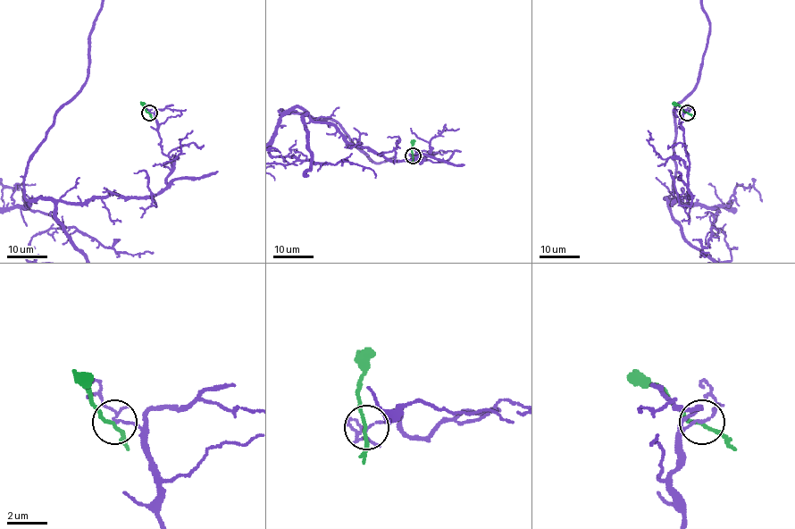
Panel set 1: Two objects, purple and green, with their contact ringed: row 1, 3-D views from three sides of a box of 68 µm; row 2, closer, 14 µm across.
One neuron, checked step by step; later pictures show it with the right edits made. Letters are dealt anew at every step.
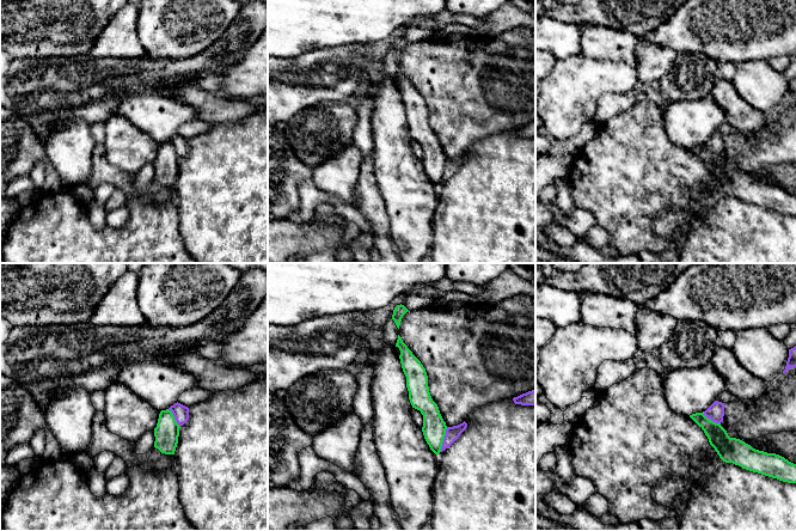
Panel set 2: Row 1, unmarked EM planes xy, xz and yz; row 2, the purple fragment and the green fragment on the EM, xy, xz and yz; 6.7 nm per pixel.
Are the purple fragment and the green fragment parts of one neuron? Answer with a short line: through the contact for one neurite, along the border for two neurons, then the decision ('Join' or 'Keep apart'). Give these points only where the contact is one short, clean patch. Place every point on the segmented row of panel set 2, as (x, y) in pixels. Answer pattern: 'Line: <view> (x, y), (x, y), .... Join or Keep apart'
Line: xz (447, 427), (439, 451). Keep apart

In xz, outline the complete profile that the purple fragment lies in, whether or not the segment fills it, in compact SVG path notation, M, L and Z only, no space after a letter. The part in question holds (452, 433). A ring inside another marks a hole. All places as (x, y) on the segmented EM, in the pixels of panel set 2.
M465 421L458 426L447 427L446 435L440 452L448 448L460 437L460 434L466 429L466 427L467 423Z

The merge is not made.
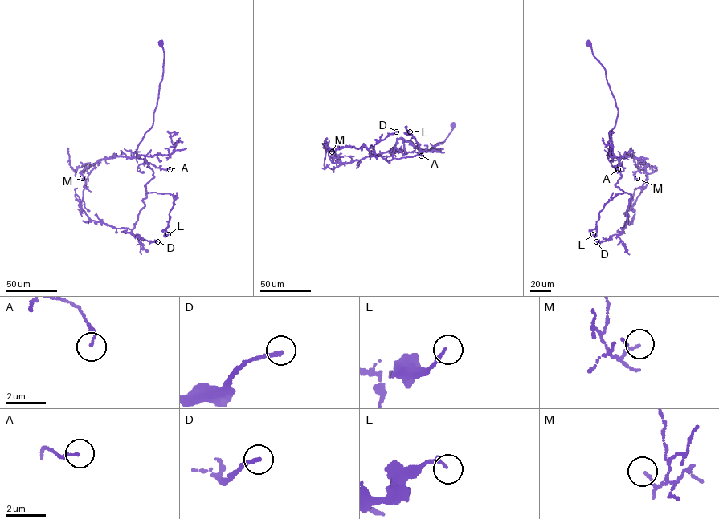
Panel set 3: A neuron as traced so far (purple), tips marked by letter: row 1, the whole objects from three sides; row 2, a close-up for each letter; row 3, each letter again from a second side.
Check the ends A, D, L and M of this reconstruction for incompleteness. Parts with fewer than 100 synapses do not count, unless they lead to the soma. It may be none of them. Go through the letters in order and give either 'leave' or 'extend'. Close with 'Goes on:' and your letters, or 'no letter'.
A: leave
D: leave
L: leave
M: leave
Goes on: no letter

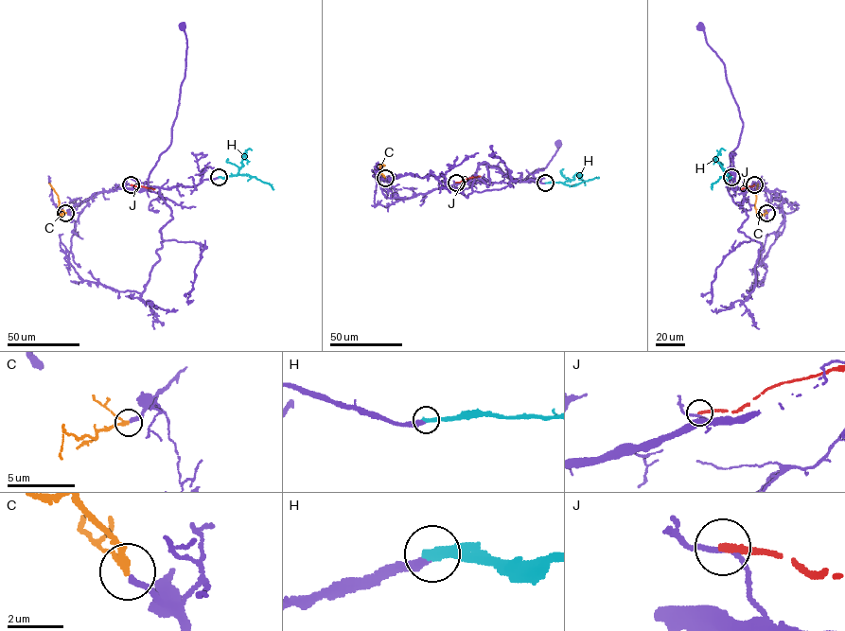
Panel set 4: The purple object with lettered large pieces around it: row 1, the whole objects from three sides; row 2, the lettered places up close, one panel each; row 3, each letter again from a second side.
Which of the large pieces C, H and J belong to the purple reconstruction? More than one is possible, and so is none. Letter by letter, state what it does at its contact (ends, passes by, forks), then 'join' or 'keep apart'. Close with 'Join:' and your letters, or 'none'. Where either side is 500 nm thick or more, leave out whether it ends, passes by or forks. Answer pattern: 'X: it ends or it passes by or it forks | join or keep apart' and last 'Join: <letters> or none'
C: it passes by | join
H: it ends | join
J: it ends | keep apart
Join: C, H

